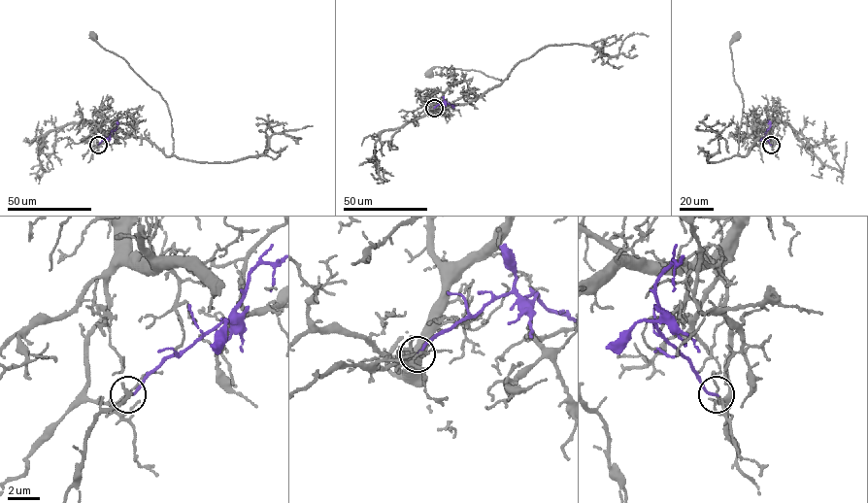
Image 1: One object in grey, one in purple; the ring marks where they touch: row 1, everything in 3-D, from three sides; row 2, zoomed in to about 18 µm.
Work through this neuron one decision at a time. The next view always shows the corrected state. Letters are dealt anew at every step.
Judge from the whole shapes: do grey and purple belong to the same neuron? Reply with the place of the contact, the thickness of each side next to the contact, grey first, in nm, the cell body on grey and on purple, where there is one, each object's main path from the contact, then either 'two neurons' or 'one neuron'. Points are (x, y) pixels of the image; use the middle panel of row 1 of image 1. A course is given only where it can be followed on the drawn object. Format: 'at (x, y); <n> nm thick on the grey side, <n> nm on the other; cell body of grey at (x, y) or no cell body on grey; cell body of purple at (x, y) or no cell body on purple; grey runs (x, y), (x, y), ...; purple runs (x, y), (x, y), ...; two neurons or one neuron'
at (434, 108); 100 nm thick on the grey side, 150 nm on the other; cell body of grey at (430, 74); no cell body on purple; grey runs (433, 108), (475, 100), (509, 75), (499, 80), (479, 71), (439, 67), (430, 74); purple runs (434, 108), (444, 101), (453, 108), (452, 104); two neurons

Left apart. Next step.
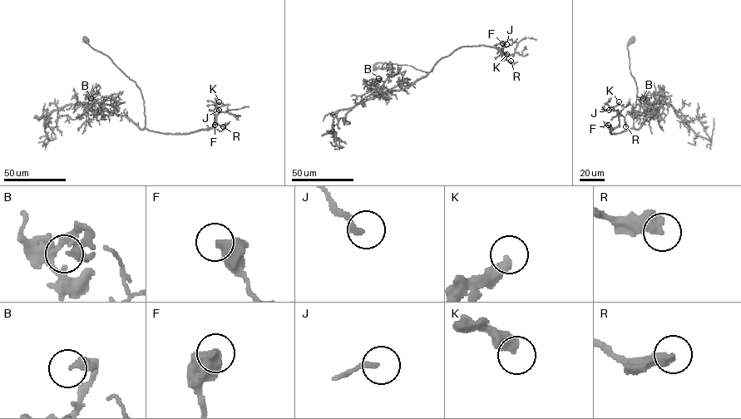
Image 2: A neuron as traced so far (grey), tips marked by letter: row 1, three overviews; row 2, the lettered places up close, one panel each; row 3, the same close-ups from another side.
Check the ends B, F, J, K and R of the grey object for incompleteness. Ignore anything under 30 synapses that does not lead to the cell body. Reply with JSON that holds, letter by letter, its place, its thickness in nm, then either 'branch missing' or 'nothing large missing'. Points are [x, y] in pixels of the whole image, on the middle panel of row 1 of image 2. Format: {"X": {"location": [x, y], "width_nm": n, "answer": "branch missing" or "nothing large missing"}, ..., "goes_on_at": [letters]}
{"B": {"location": [378, 78], "width_nm": 320, "answer": "nothing large missing"}, "F": {"location": [502, 43], "width_nm": 360, "answer": "nothing large missing"}, "J": {"location": [506, 44], "width_nm": 200, "answer": "nothing large missing"}, "K": {"location": [506, 54], "width_nm": 400, "answer": "branch missing"}, "R": {"location": [511, 61], "width_nm": 460, "answer": "branch missing"}, "goes_on_at": ["K", "R"]}

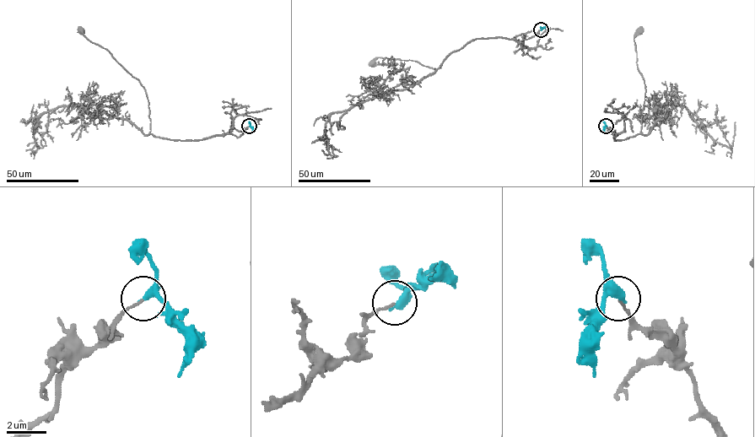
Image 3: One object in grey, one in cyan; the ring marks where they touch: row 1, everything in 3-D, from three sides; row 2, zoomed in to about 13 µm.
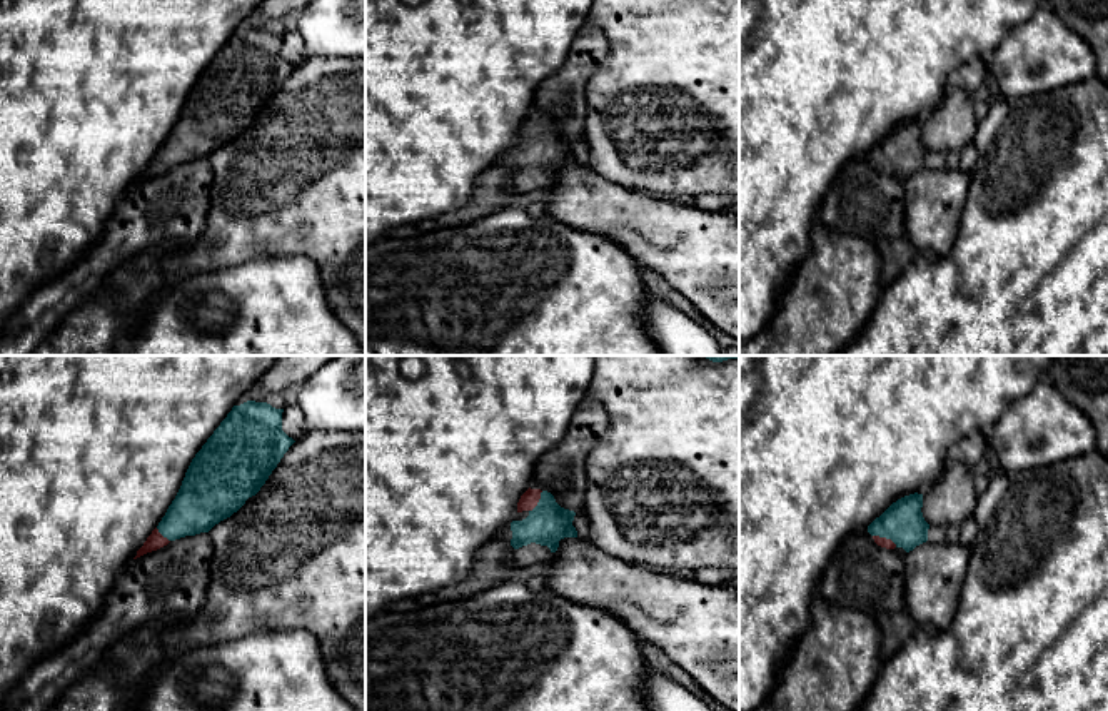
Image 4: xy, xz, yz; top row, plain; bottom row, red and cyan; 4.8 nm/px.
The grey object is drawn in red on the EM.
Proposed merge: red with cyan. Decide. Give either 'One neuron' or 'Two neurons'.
One neuron

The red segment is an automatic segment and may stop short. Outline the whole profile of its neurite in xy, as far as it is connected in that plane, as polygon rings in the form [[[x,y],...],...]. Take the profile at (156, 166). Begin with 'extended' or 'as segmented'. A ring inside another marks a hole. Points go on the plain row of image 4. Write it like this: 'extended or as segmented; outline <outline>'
extended; outline [[[255,27],[234,32],[192,85],[175,125],[133,185],[157,177],[170,167],[209,159],[255,122],[295,68],[282,57],[282,38],[284,35]]]

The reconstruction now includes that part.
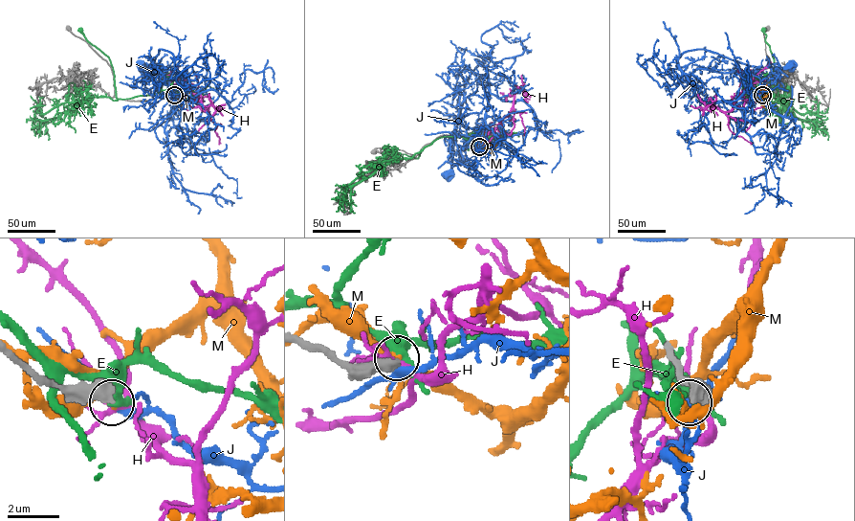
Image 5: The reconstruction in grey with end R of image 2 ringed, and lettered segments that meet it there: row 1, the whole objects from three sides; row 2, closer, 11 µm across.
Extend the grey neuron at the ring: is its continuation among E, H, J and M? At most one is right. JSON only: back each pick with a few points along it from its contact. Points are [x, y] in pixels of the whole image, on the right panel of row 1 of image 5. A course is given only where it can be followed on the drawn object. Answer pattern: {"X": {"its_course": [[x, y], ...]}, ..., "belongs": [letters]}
{"belongs": []}

